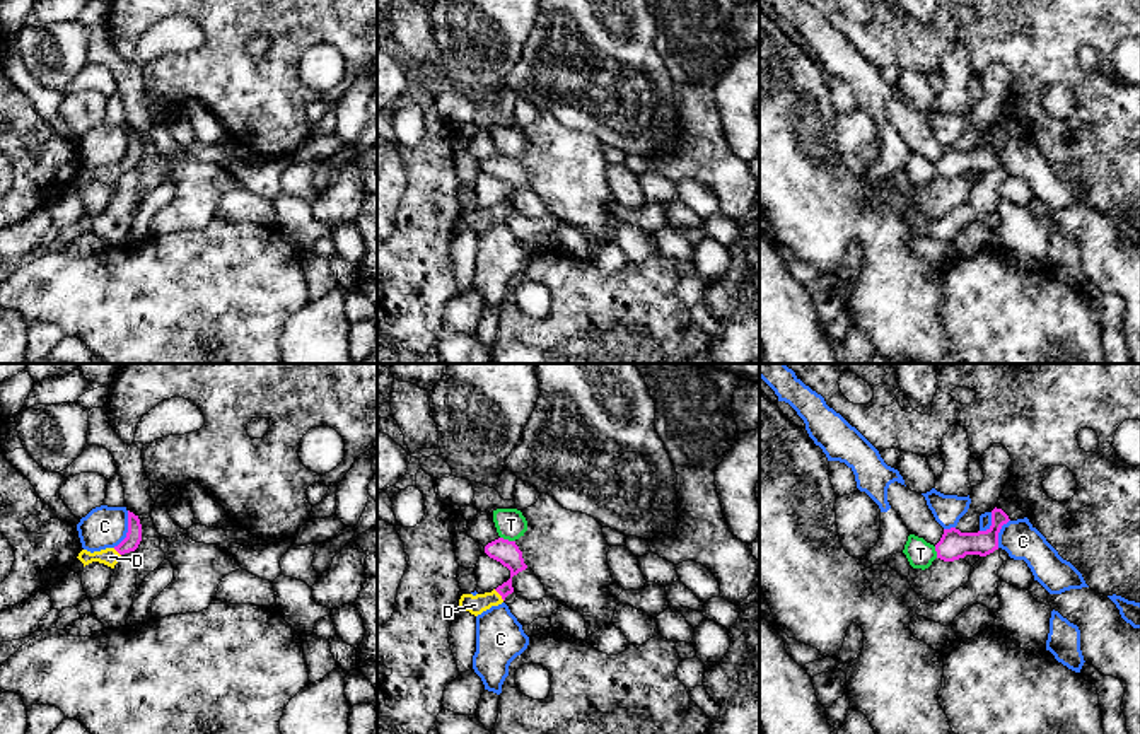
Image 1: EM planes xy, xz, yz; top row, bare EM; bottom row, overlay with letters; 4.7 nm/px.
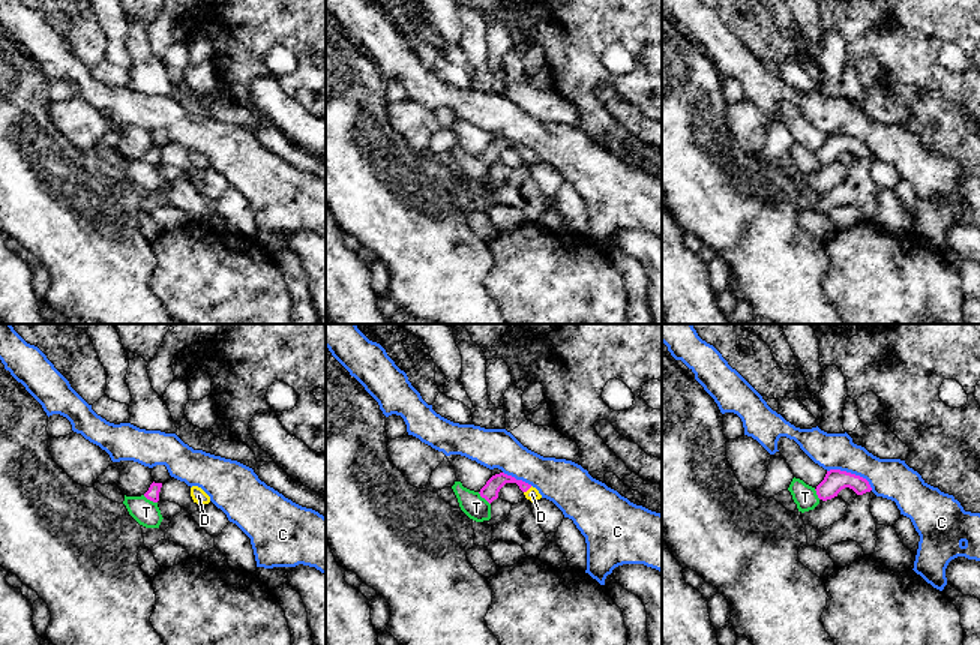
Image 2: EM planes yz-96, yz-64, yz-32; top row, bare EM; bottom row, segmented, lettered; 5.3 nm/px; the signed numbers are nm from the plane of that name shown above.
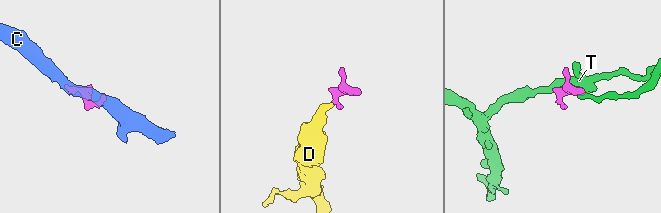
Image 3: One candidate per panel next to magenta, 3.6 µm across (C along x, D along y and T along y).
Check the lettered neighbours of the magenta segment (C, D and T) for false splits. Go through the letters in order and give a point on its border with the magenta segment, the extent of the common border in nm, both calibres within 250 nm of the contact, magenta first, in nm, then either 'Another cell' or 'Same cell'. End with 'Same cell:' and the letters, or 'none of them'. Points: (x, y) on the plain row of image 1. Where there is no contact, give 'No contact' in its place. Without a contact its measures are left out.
C: Touches magenta at xy (128, 147). Shared border 190 nm. Thickness 80 nm (magenta) against 190 nm. Another cell
D: Touches magenta at xz (499, 210). Shared border 80 nm. Thickness 120 nm (magenta) against 90 nm. Same cell
T: Touches magenta at xz (507, 157). Shared border 80 nm. Thickness 120 nm (magenta) against 150 nm. Another cell
Same cell: D

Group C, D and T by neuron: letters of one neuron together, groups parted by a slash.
C / D / T

